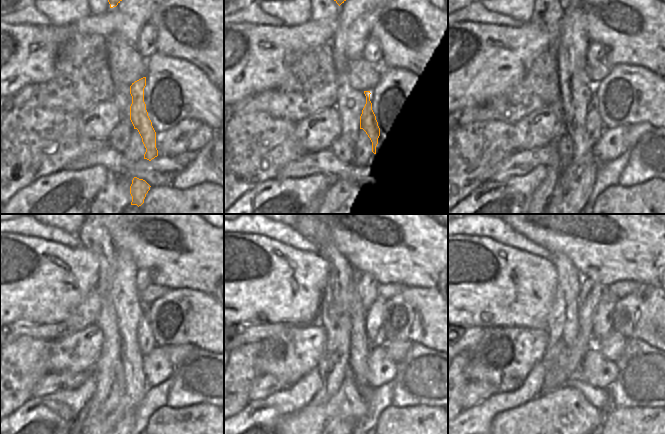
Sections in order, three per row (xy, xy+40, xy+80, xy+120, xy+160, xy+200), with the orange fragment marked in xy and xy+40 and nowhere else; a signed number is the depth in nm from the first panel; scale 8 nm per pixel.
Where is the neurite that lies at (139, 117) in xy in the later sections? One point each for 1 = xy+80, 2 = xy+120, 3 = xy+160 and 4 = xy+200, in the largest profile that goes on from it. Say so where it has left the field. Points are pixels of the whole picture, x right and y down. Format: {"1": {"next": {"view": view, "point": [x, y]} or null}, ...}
{"1": {"next": {"view": "xy+80", "point": [594, 126]}}, "2": {"next": {"view": "xy+120", "point": [146, 343]}}, "3": {"next": {"view": "xy+160", "point": [371, 337]}}, "4": {"next": {"view": "xy+200", "point": [594, 334]}}}

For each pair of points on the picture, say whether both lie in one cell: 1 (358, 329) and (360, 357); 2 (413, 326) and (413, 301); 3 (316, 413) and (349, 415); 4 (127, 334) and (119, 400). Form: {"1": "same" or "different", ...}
{"1": "same", "2": "same", "3": "same", "4": "different"}

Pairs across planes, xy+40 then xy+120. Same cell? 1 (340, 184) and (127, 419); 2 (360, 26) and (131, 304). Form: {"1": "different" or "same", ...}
{"1": "same", "2": "same"}

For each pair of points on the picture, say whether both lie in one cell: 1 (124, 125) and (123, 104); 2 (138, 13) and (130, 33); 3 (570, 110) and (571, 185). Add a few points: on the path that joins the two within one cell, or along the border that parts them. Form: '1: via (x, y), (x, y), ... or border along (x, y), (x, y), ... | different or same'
1: border along (120, 118), (129, 119) | different
2: via (134, 18), (131, 28) | same
3: via (577, 129), (580, 141), (580, 166) | same

